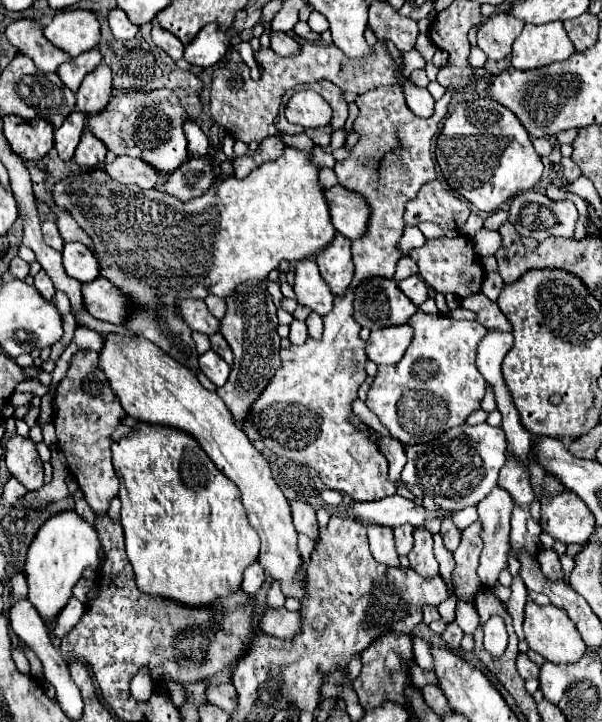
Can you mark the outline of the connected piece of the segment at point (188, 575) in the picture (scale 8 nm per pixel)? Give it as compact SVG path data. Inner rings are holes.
M137 425L135 431L123 439L119 439L117 443L113 443L113 467L117 471L117 477L121 481L121 489L119 489L119 499L121 499L121 525L125 531L125 547L127 547L127 557L133 565L135 577L137 577L137 587L141 593L147 595L159 595L163 599L171 599L175 603L181 603L185 607L191 609L201 609L211 605L217 599L225 599L231 597L233 593L237 593L241 589L243 583L243 571L253 565L259 557L259 535L251 529L245 509L239 501L239 489L235 487L235 483L231 479L227 479L215 465L213 461L199 449L199 445L195 445L195 441L191 441L191 437L187 437L187 433L179 433L171 427L159 427L159 425Z

